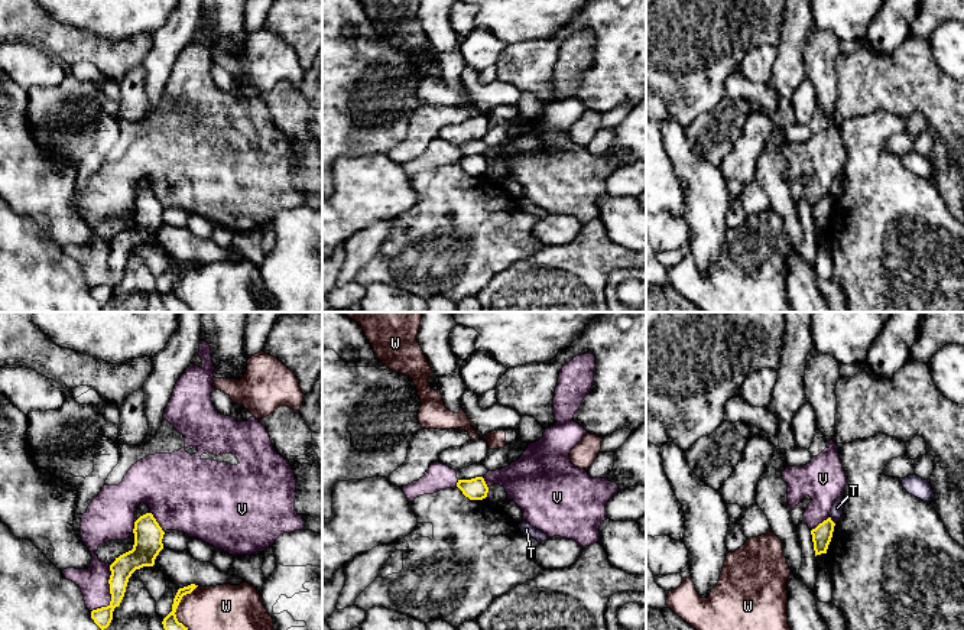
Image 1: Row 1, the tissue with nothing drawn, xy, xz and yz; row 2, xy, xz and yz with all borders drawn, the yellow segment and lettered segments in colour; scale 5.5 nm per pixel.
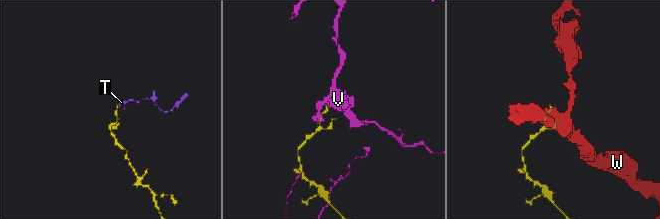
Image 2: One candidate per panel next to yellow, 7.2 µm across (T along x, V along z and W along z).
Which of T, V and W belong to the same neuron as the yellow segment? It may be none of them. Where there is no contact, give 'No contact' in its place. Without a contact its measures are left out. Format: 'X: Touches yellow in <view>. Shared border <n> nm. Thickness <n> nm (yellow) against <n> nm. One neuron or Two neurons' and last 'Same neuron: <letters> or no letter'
T: Touches yellow in yz. Shared border 50 nm. Thickness 110 nm (yellow) against 70 nm. Two neurons
V: Touches yellow in xy. Shared border 280 nm. Thickness 120 nm (yellow) against 160 nm. Two neurons
W: Touches yellow in xy. Shared border 280 nm. Thickness 120 nm (yellow) against 360 nm. Two neurons
Same neuron: no letter

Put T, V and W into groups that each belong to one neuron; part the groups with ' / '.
T / V / W

